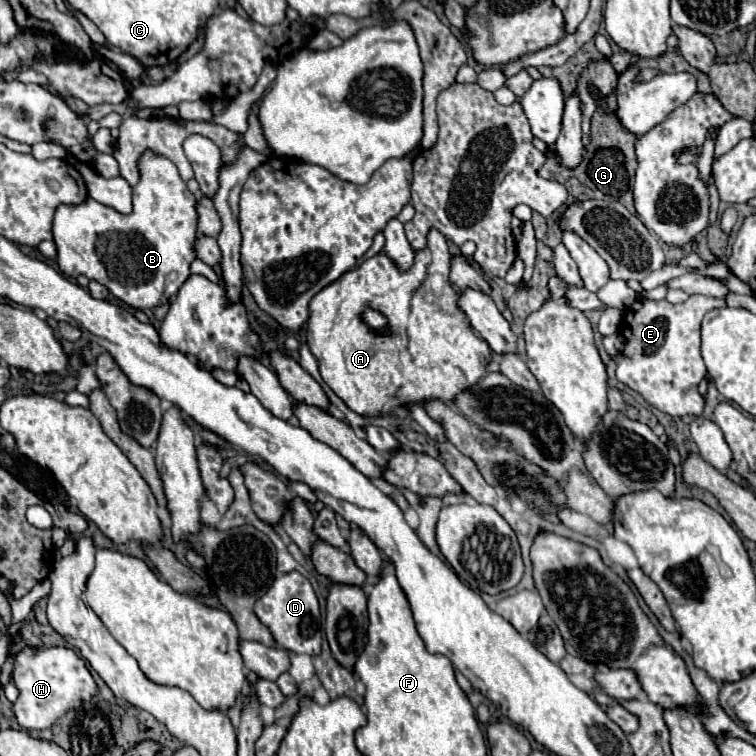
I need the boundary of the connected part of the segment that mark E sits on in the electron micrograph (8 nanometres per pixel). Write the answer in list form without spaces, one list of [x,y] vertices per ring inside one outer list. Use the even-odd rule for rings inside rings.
[[[690,296],[684,304],[670,304],[668,300],[654,302],[648,298],[636,300],[624,314],[624,324],[630,332],[622,332],[624,348],[618,356],[616,378],[628,388],[636,390],[650,406],[658,408],[664,414],[700,416],[704,410],[704,398],[698,392],[698,384],[706,376],[706,366],[700,356],[700,324],[706,312],[714,308],[724,308],[724,306],[726,306],[724,300],[710,298],[710,296]]]

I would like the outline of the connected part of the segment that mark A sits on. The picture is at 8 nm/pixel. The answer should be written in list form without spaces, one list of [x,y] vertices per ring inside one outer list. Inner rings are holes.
[[[430,230],[428,246],[416,252],[412,270],[398,272],[390,258],[376,254],[310,300],[310,318],[306,324],[310,352],[318,360],[324,382],[356,414],[396,414],[396,408],[408,414],[406,406],[426,404],[430,400],[454,404],[458,394],[474,388],[488,374],[486,368],[492,362],[492,350],[488,342],[474,332],[470,322],[466,322],[466,314],[462,314],[458,306],[458,292],[450,282],[450,266],[452,254],[446,238],[438,230]],[[368,306],[386,314],[392,336],[378,336],[368,330],[360,320],[360,312]]]

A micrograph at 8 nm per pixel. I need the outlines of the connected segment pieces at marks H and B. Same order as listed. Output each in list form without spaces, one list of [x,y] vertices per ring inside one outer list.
[[[66,646],[20,648],[16,652],[12,682],[20,692],[12,704],[12,714],[22,730],[48,730],[62,714],[66,714],[66,710],[78,710],[82,702],[88,702],[98,694],[96,680],[86,668],[86,662]]]
[[[144,150],[142,158],[138,158],[140,182],[132,188],[132,204],[134,210],[126,216],[116,212],[110,206],[102,206],[100,202],[86,198],[80,206],[58,206],[54,216],[54,242],[58,248],[56,262],[66,276],[84,274],[90,280],[100,282],[124,304],[136,310],[152,310],[164,302],[170,302],[186,278],[190,278],[190,264],[198,258],[194,254],[194,238],[198,236],[198,212],[194,202],[196,196],[186,188],[186,182],[180,178],[178,168],[162,154],[154,154],[154,150]]]

